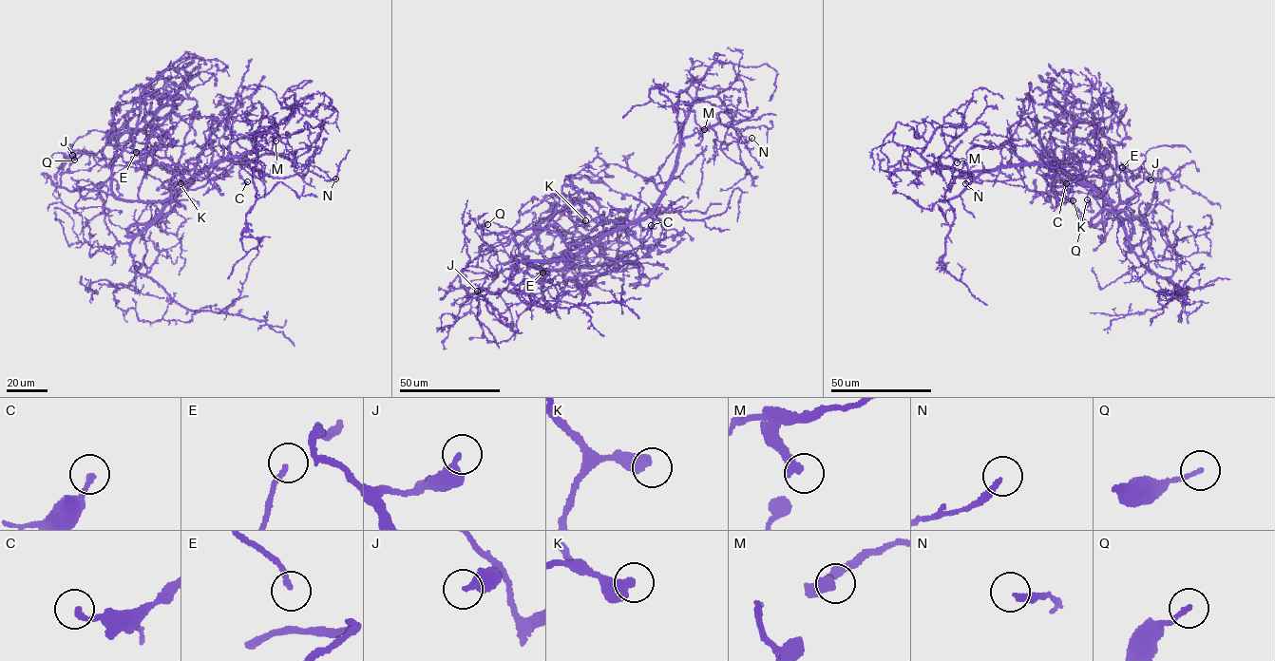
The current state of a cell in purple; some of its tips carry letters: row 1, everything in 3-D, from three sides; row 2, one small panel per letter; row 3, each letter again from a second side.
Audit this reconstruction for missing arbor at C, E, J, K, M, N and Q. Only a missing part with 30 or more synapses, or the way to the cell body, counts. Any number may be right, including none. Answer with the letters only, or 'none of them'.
none of them

